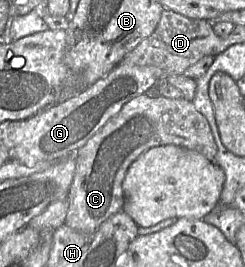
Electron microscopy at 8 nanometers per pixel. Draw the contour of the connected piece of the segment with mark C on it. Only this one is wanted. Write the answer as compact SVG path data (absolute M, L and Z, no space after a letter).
M147 94L128 101L76 151L76 169L66 198L68 210L64 224L81 233L94 233L111 216L123 211L122 183L130 165L149 149L170 144L195 150L216 162L218 148L210 125L193 101Z

